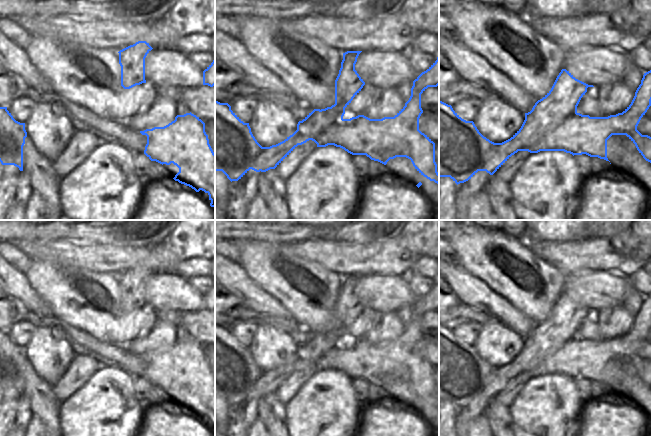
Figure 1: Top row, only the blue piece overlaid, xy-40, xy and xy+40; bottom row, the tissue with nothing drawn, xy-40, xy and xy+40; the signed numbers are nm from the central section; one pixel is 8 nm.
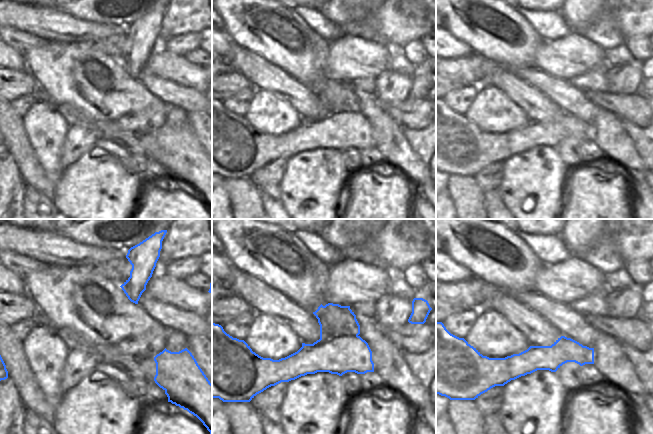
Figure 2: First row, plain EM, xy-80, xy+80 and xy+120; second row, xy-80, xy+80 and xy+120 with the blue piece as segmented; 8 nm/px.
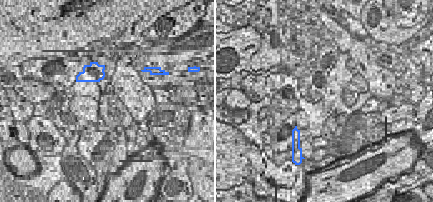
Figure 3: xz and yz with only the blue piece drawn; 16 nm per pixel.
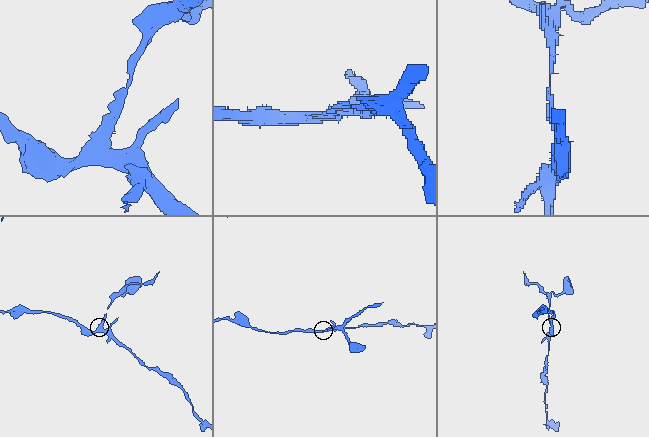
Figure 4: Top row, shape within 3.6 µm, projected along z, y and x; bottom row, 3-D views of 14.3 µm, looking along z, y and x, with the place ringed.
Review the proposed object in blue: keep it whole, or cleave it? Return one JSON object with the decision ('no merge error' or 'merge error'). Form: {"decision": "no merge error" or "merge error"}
{"decision": "merge error"}

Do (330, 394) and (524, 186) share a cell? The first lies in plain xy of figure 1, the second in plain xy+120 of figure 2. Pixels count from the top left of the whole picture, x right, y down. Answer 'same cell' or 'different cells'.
same cell

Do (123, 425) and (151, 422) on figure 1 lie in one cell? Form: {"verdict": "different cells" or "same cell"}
{"verdict": "different cells"}

